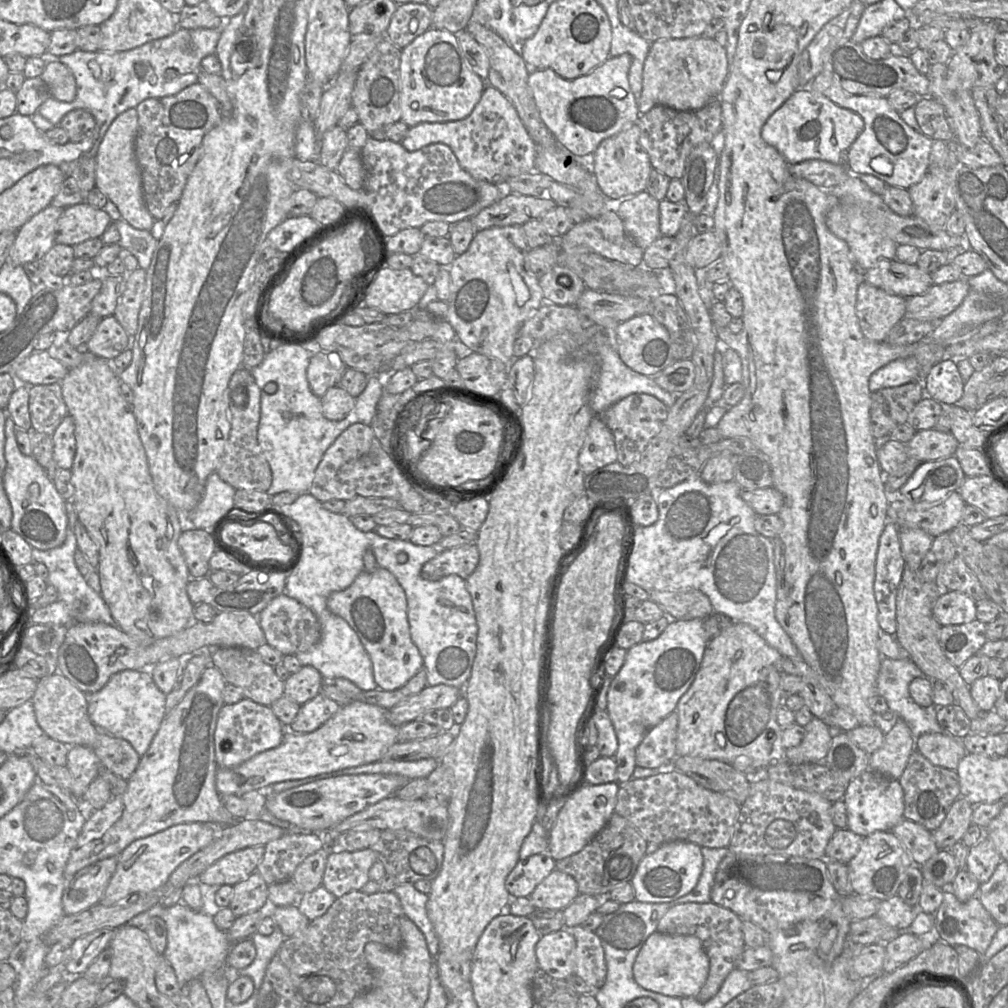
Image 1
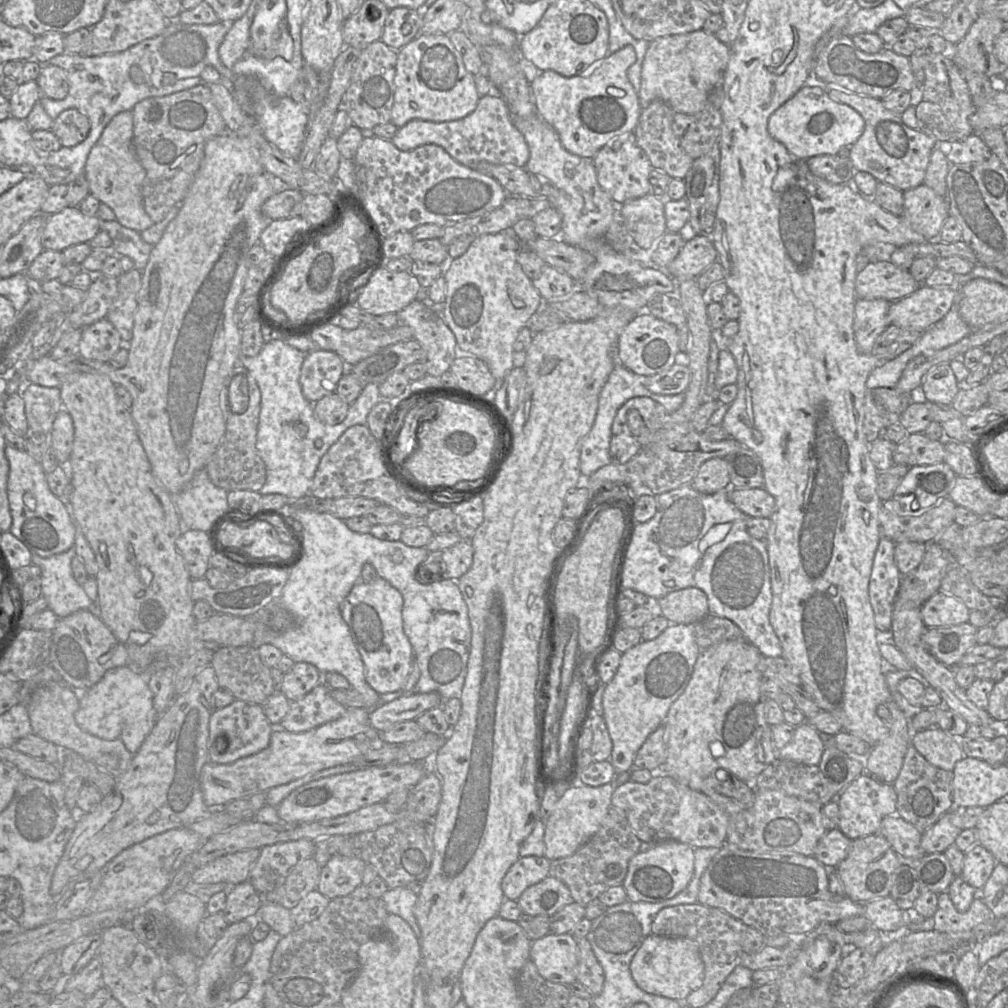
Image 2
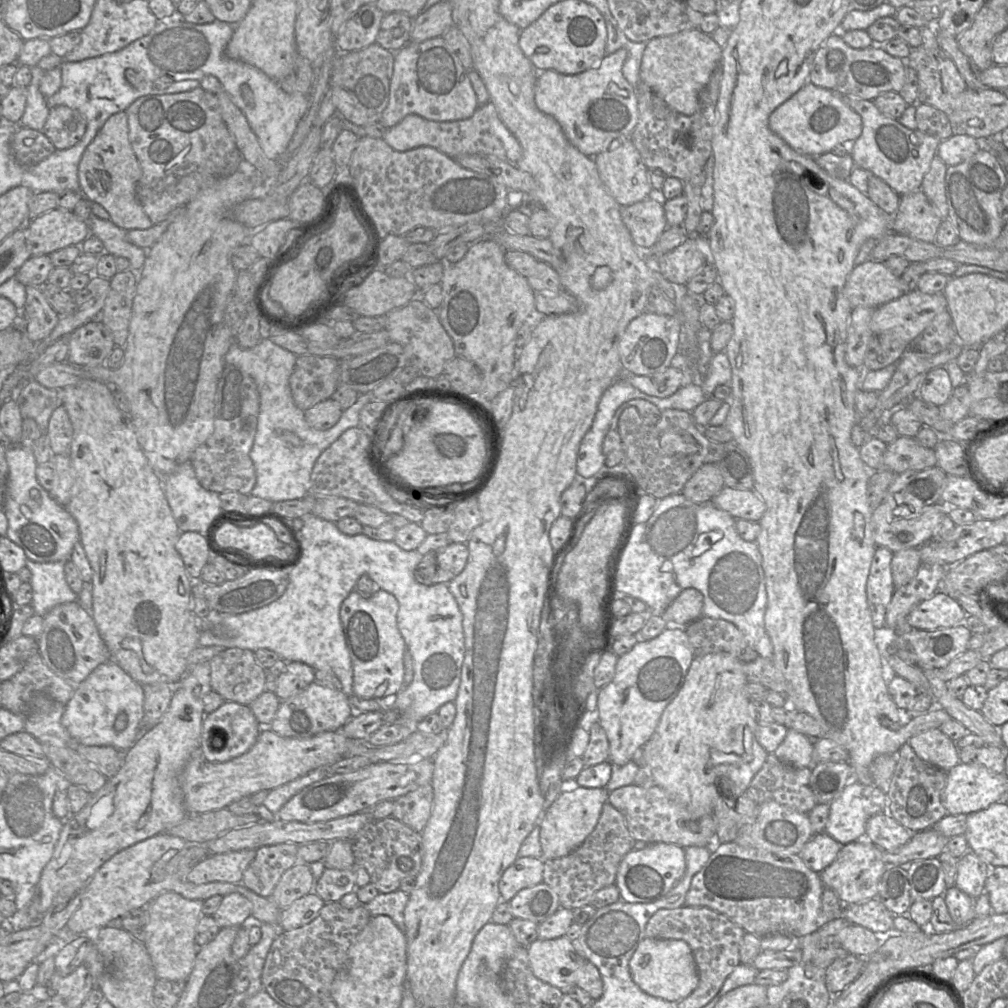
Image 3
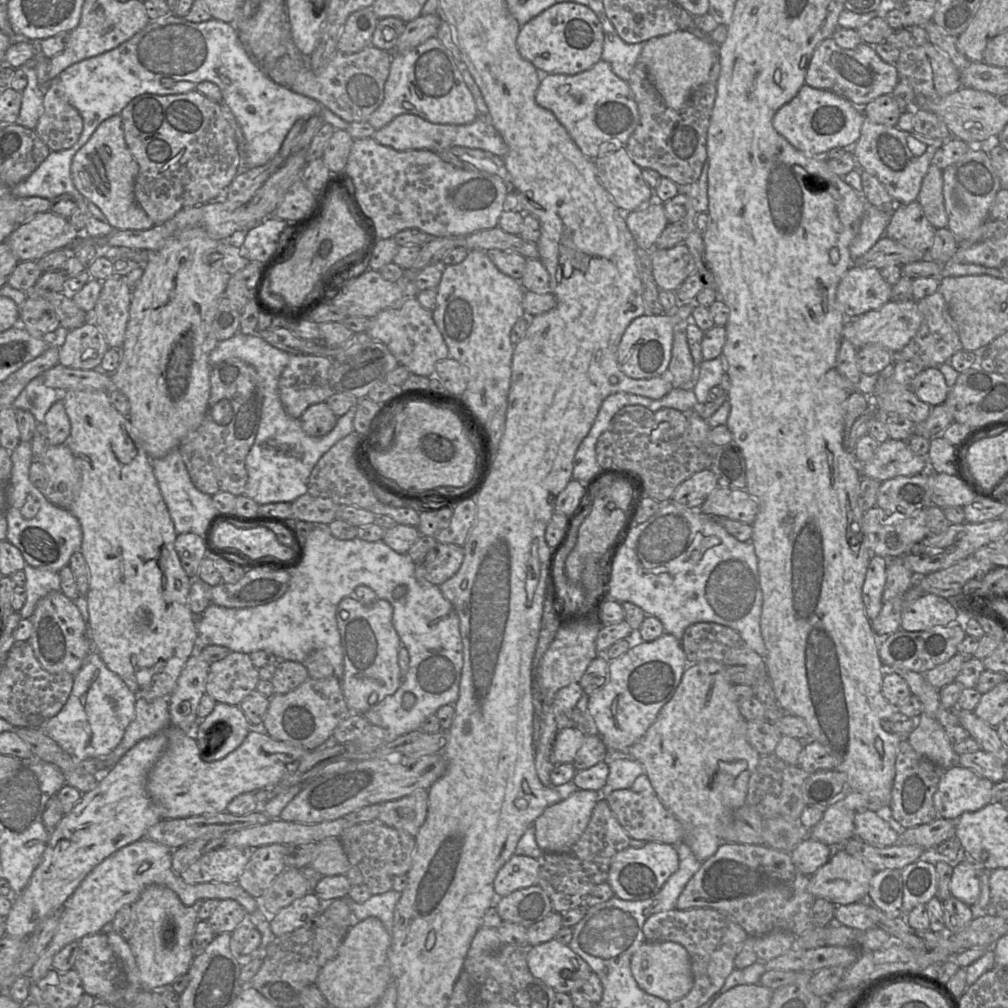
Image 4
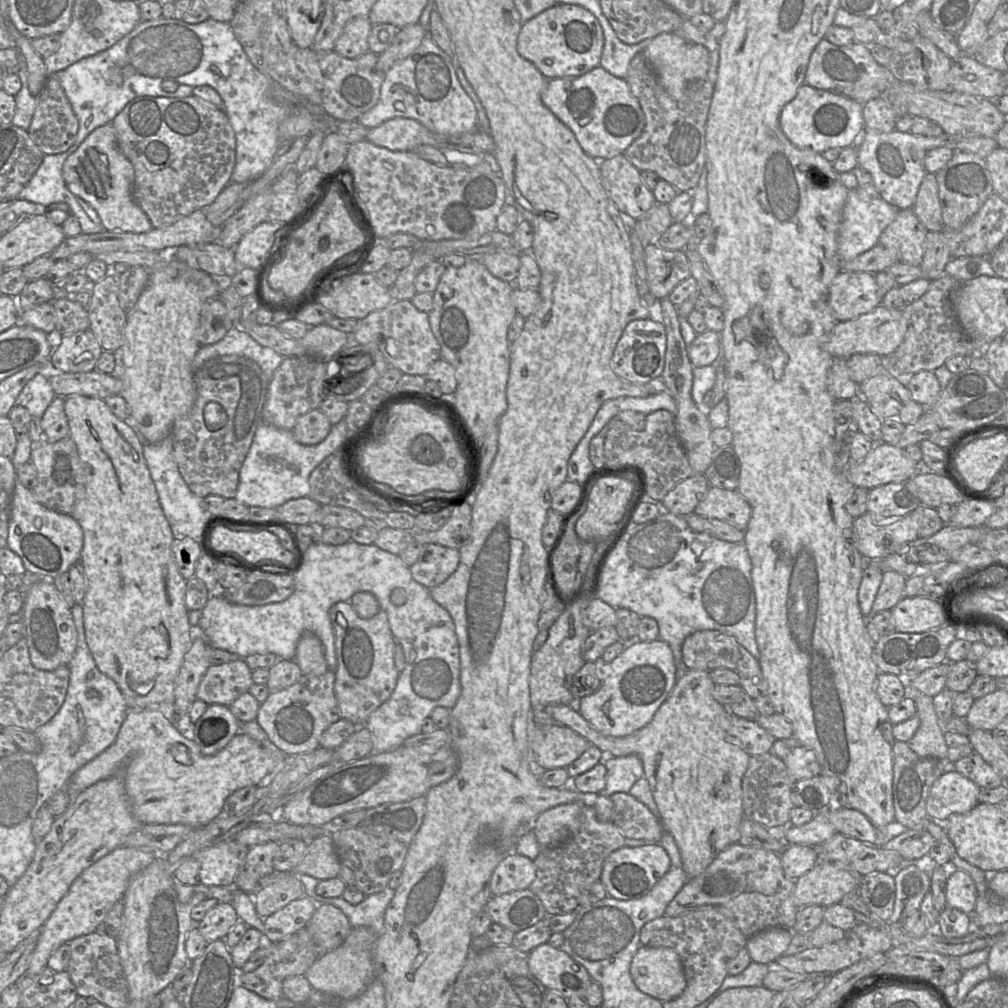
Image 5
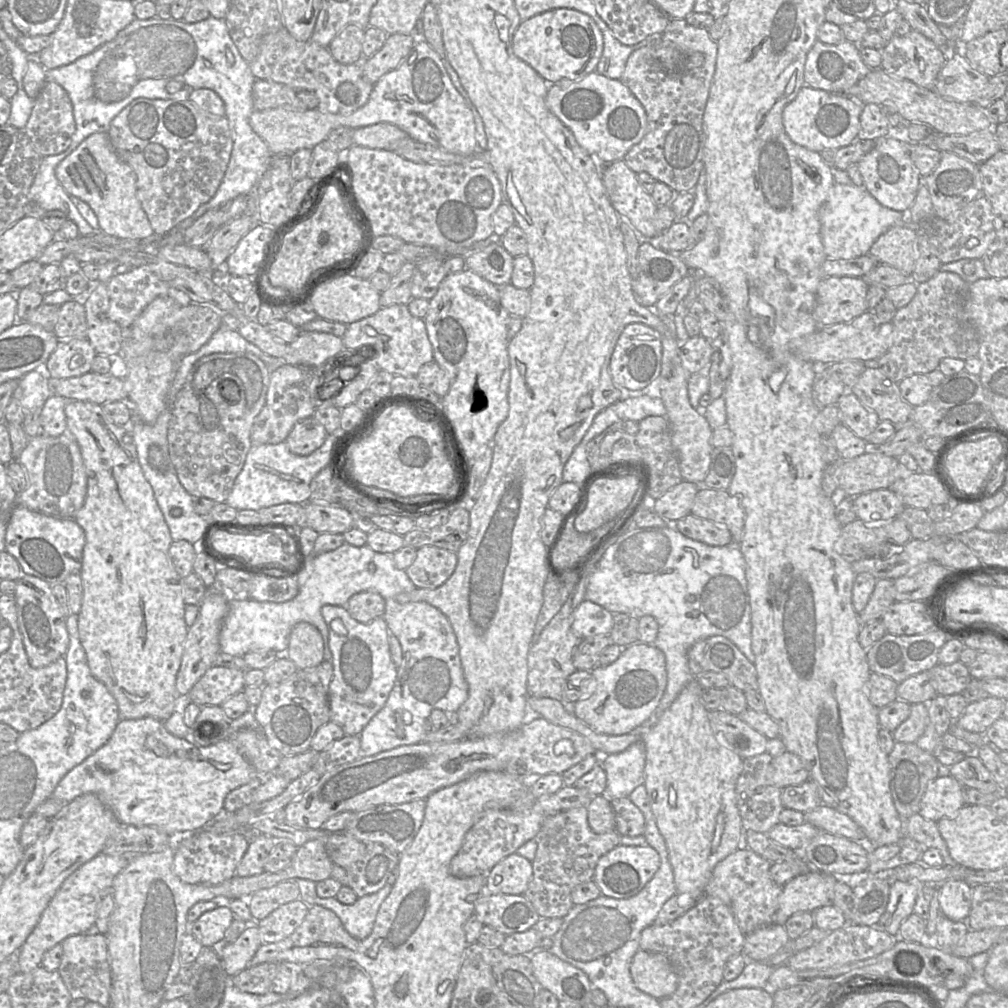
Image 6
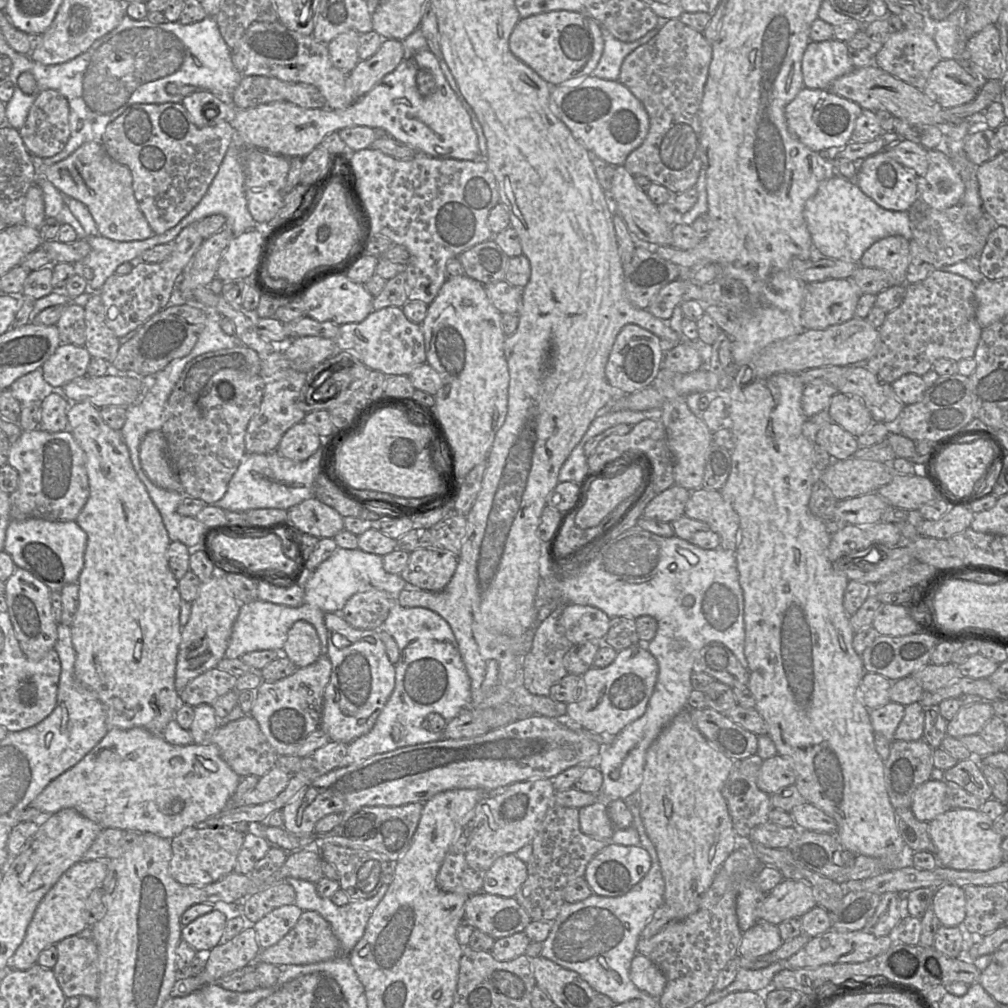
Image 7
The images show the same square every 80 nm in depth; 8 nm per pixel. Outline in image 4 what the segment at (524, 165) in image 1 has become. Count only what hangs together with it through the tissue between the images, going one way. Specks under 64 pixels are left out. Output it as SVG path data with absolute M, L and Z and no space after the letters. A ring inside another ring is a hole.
M402 114L389 124L378 129L372 138L381 145L396 151L429 150L438 151L451 147L467 147L481 149L498 157L505 157L508 152L506 143L486 117L477 117L466 125L433 124L413 114Z

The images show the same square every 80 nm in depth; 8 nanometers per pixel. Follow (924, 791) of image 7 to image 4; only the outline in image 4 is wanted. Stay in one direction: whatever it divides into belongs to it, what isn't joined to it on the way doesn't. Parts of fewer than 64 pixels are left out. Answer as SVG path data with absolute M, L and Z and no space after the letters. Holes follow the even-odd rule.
M959 764L946 770L934 794L934 807L939 818L956 820L965 812L974 812L992 802L994 783Z

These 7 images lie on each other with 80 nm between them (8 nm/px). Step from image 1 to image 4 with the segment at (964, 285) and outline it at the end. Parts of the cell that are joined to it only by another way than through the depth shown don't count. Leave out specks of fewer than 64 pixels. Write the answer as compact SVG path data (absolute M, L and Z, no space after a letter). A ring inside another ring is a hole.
M889 301L881 308L869 311L854 318L846 318L842 329L842 339L850 341L860 349L867 344L880 344L893 353L900 352L917 333L922 315L918 309L918 301Z

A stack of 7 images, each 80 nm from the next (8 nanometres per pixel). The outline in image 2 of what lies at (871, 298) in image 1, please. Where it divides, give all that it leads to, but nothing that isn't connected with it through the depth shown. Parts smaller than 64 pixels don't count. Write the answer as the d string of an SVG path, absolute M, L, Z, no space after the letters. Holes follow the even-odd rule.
M884 299L856 300L853 331L860 353L871 354L877 338L891 325L888 318L891 303Z

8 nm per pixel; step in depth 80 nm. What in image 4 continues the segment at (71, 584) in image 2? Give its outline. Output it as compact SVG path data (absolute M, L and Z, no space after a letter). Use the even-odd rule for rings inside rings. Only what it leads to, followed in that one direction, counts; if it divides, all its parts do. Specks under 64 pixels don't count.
M26 564L24 567L26 576L25 590L26 602L19 611L21 619L27 619L34 613L40 599L50 592L60 591L60 577L58 572L35 568Z

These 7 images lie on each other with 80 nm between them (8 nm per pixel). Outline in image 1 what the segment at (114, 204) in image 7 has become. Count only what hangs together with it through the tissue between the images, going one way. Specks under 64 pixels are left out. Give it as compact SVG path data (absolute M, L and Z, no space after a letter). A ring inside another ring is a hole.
M136 108L120 114L110 125L96 154L96 187L118 208L122 218L140 230L149 230L155 219L148 211L142 193L141 170L136 160L135 139L138 130Z

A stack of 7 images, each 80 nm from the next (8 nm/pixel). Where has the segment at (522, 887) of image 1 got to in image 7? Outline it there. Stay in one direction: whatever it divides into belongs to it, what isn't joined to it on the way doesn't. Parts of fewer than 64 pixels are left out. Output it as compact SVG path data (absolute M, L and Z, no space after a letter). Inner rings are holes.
M507 854L491 865L485 875L482 891L501 897L514 897L527 876L527 863L515 854Z

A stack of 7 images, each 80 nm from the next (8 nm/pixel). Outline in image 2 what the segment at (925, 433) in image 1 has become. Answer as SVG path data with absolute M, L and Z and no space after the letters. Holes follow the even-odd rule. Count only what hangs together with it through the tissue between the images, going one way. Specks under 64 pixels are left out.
M924 433L910 434L904 441L897 444L893 455L894 464L908 467L932 465L943 462L945 443L929 439Z

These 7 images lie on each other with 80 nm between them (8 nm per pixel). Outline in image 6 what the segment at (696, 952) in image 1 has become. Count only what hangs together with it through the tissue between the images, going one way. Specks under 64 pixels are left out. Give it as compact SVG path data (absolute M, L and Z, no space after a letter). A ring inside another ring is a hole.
M639 949L633 956L630 973L639 990L658 1000L672 995L678 987L677 975L662 953Z

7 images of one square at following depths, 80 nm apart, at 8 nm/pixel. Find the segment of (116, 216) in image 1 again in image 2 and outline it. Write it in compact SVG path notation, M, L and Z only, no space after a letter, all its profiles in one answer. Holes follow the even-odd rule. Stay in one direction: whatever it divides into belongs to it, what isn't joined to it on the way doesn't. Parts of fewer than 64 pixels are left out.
M100 202L97 216L100 218L100 229L106 231L112 239L114 254L129 257L135 268L142 272L153 246L142 239L140 232L121 225L108 205Z

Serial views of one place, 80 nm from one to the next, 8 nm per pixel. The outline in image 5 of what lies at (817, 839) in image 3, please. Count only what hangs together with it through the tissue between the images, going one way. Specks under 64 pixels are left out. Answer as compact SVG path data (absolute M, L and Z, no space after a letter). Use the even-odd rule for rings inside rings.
M788 844L781 854L781 863L785 876L795 881L815 867L817 853L814 846Z

